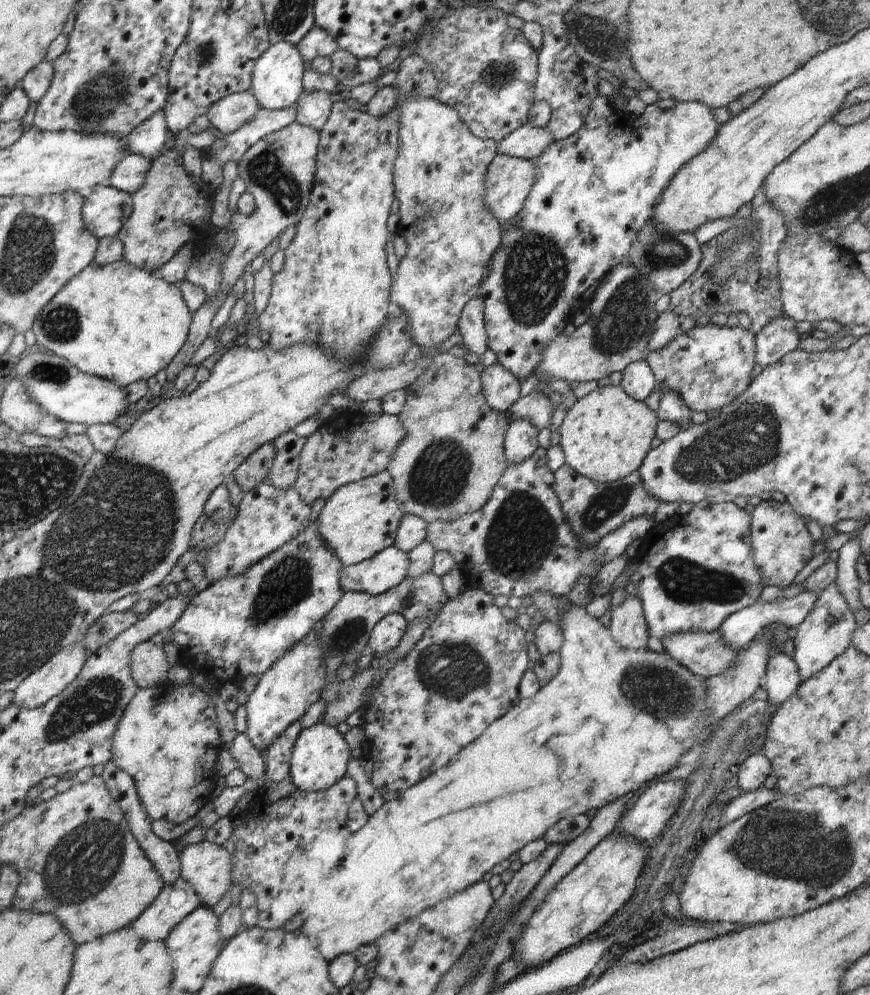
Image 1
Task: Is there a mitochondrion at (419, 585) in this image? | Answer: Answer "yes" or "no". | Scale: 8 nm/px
no

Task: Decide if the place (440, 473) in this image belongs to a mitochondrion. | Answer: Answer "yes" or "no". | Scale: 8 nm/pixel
yes

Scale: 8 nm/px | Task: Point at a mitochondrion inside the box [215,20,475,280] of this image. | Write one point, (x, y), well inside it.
(266, 168)

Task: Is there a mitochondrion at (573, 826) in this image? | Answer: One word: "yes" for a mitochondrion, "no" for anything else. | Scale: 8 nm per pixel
no

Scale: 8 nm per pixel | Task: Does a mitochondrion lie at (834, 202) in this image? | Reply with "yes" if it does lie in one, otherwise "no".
yes

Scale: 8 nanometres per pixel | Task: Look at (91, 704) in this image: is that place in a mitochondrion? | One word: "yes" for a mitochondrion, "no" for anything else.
yes

